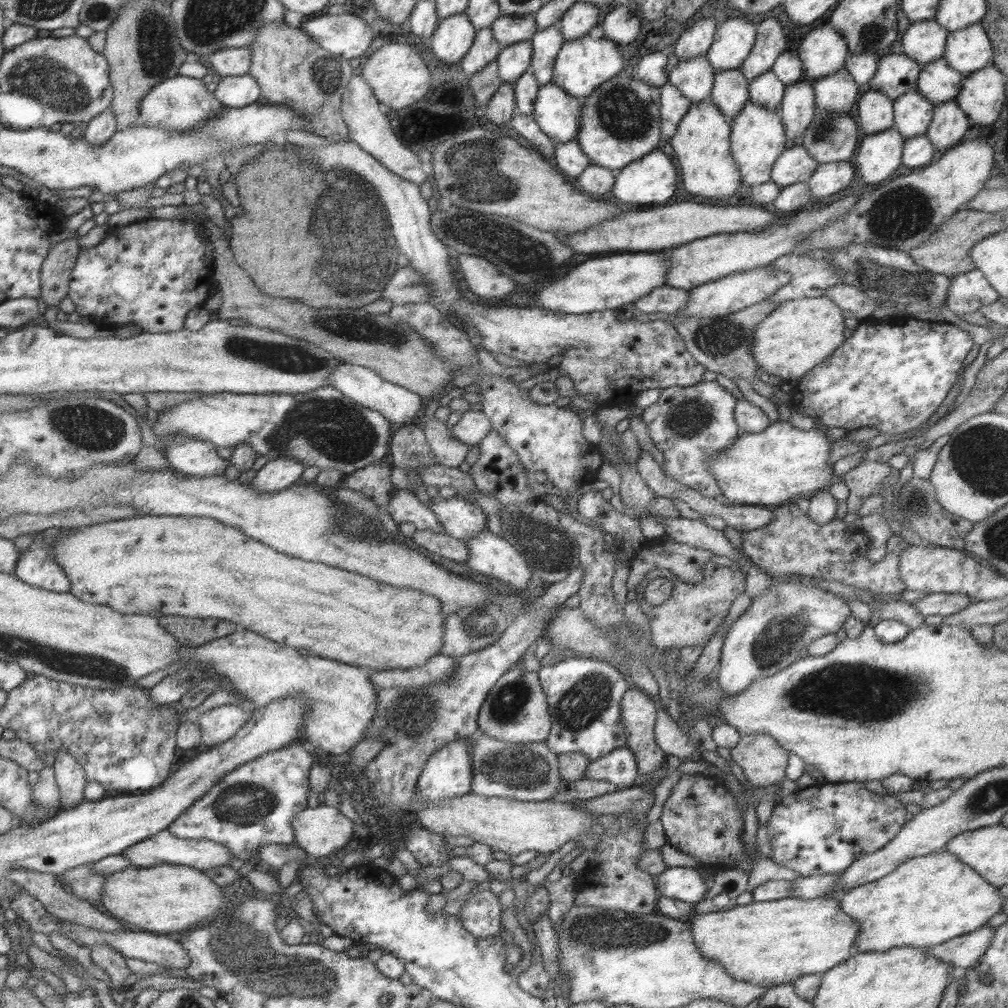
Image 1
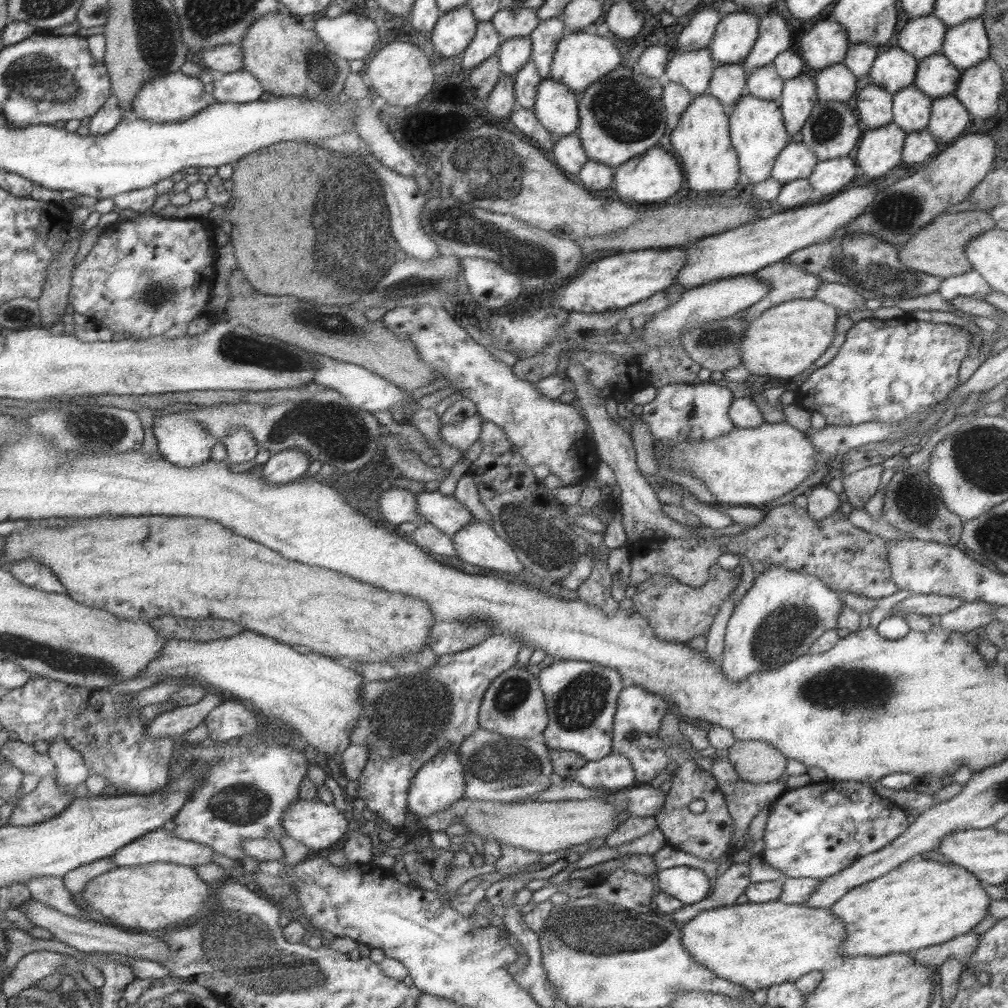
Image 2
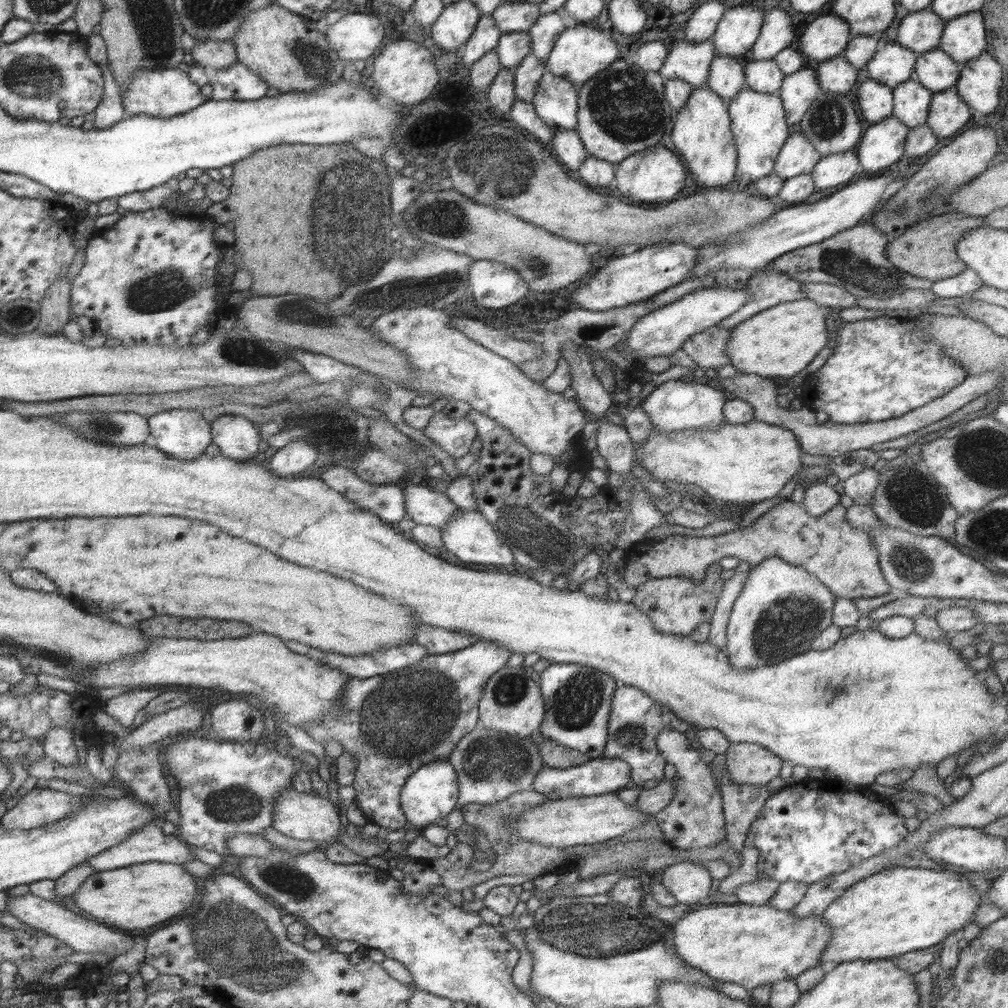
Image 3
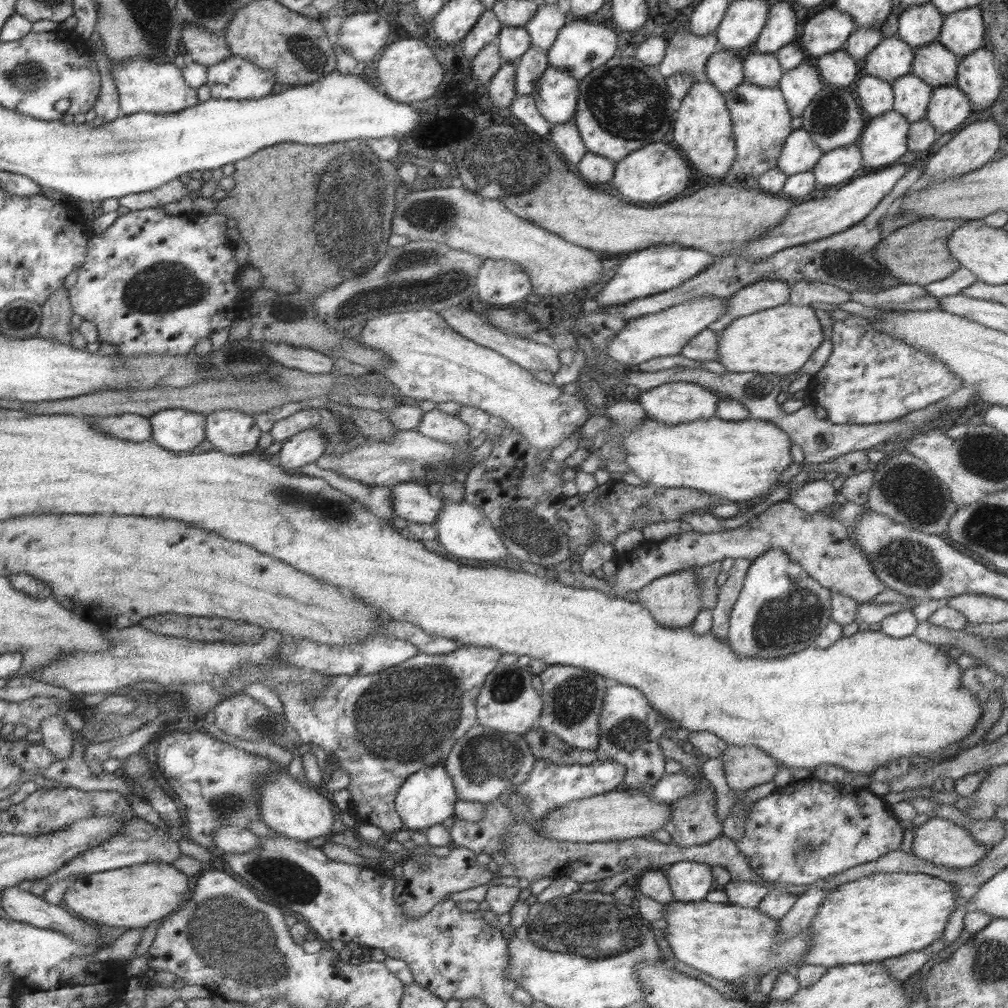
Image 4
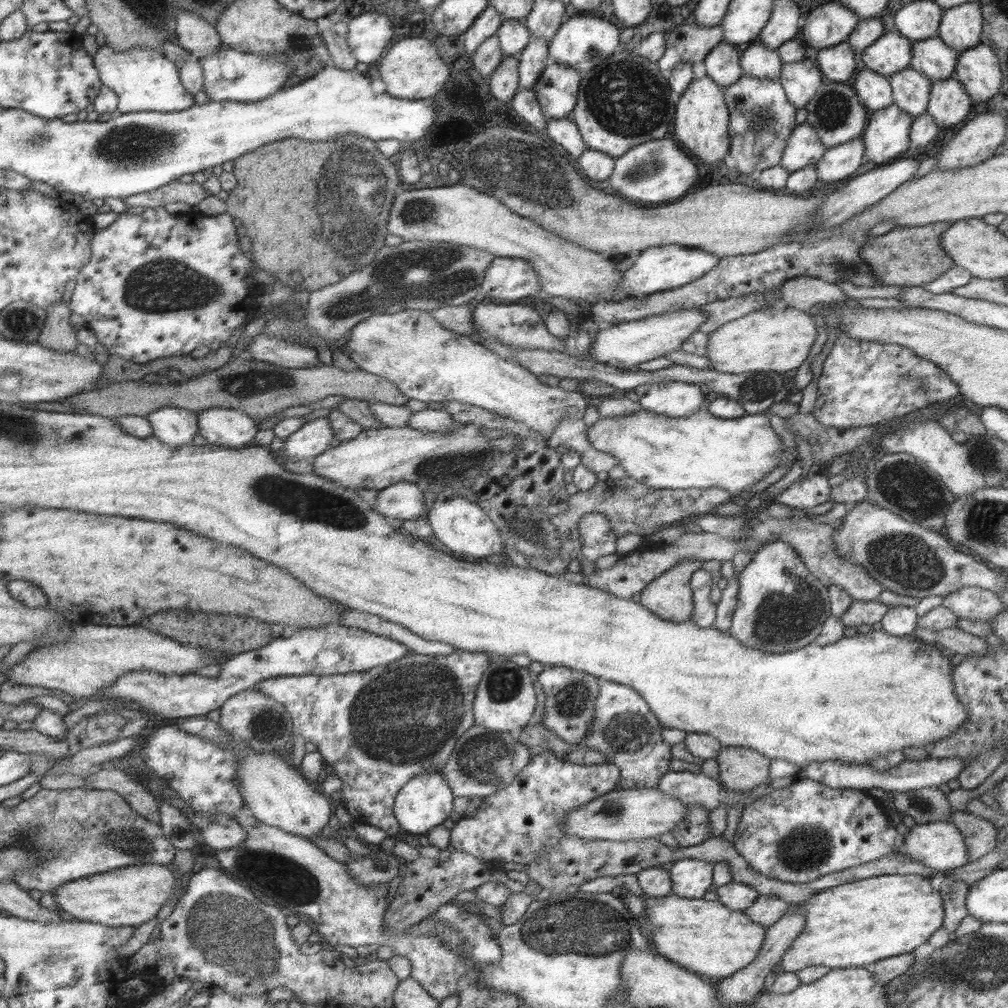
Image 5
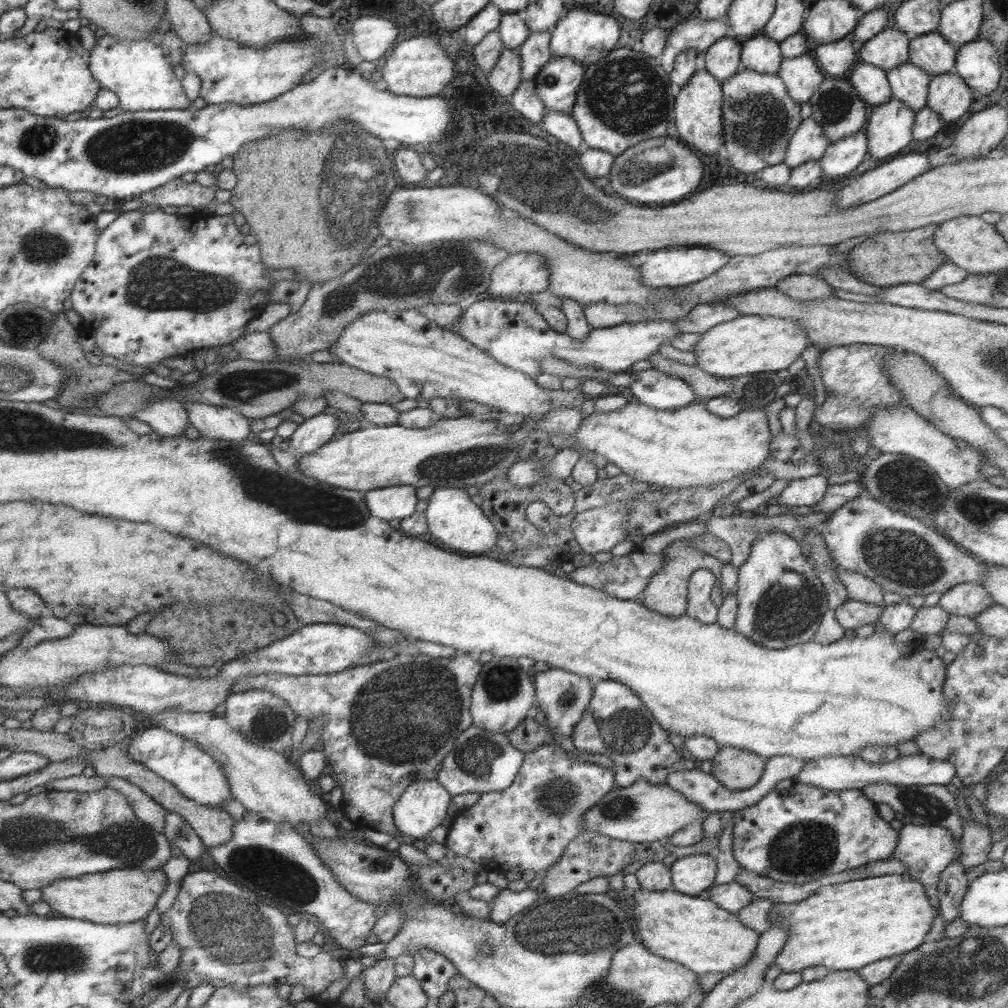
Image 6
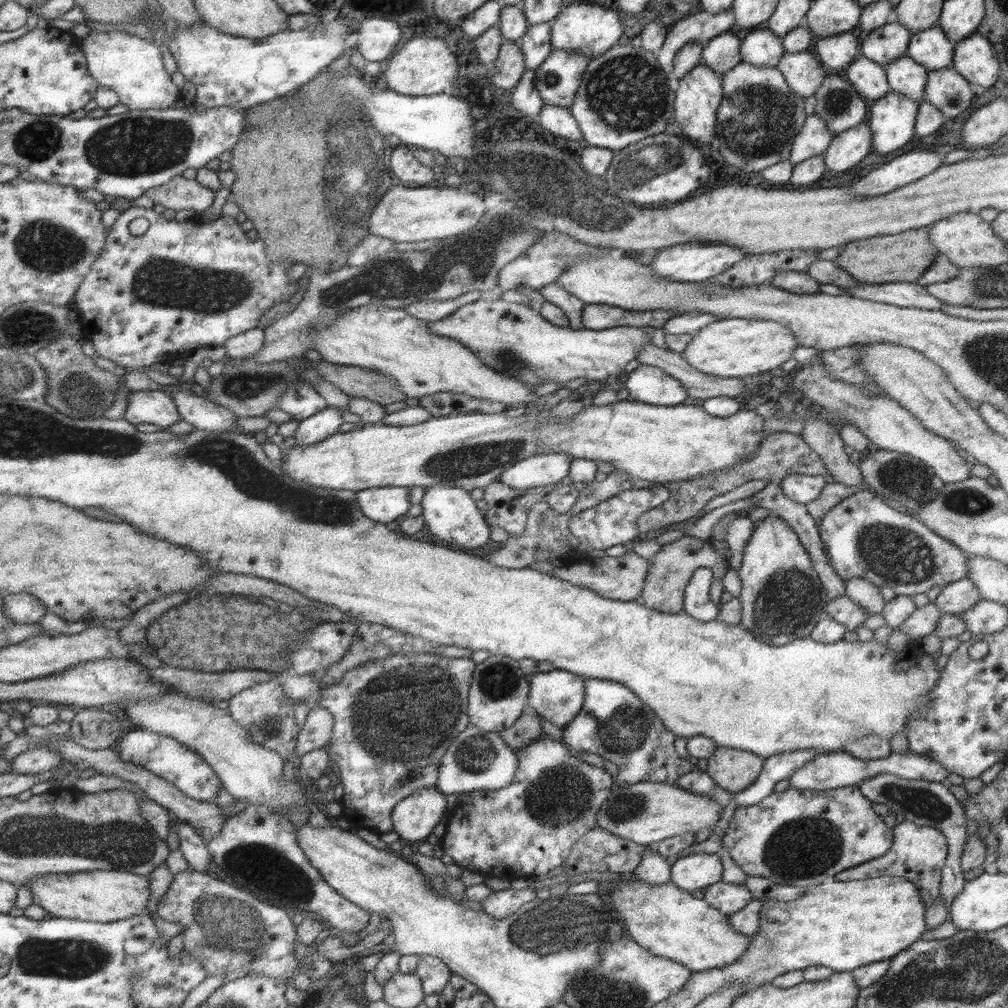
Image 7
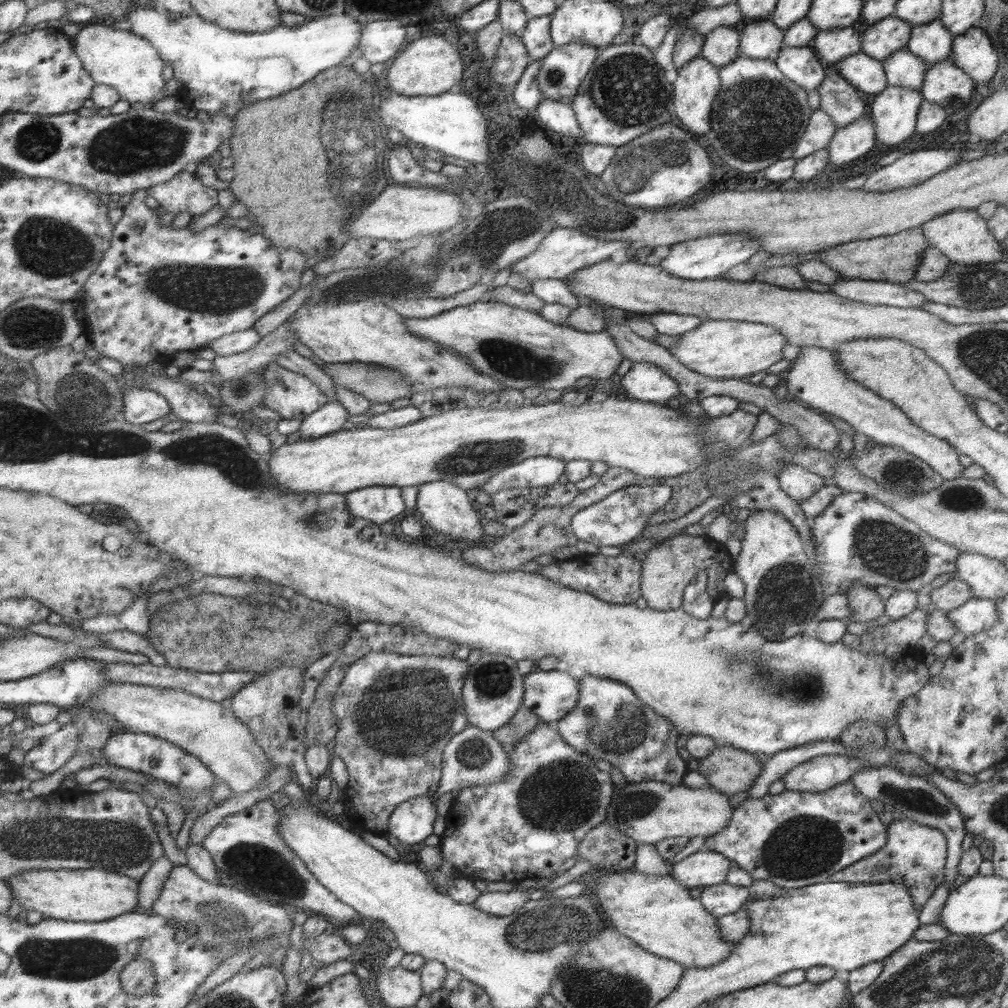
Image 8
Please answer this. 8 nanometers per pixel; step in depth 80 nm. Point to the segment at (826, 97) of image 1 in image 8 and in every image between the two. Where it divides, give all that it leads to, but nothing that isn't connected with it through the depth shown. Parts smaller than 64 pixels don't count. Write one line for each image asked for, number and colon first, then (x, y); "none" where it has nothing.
2: (835, 83)
3: (835, 75)
4: (837, 68)
5: (837, 63)
6: (836, 57)
7: (836, 51)
8: (834, 44)

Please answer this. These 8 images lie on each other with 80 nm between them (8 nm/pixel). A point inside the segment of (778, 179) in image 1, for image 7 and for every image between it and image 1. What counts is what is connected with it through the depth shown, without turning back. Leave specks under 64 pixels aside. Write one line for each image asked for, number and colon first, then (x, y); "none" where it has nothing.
2: (795, 161)
3: (797, 156)
4: (799, 154)
5: (802, 148)
6: (807, 143)
7: (814, 138)

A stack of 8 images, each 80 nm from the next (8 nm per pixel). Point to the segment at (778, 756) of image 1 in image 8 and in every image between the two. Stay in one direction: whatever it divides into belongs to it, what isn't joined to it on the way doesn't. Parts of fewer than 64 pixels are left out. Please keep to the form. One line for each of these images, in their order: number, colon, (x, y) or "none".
2: (755, 761)
3: (746, 763)
4: (744, 767)
5: (739, 769)
6: (736, 769)
7: (732, 769)
8: (729, 770)

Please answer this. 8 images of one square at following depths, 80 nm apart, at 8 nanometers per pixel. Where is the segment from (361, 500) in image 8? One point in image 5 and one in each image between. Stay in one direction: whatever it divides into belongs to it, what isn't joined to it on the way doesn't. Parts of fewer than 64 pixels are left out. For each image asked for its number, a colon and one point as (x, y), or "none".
5: (404, 500)
6: (387, 503)
7: (382, 504)

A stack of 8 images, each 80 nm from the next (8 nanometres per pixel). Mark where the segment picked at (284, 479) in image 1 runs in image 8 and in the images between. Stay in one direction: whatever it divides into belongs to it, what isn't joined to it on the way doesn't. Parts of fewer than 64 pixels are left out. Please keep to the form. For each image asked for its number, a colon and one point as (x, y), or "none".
2: (288, 465)
3: (294, 459)
4: (305, 446)
5: (313, 437)
6: (311, 433)
7: (314, 428)
8: (332, 416)

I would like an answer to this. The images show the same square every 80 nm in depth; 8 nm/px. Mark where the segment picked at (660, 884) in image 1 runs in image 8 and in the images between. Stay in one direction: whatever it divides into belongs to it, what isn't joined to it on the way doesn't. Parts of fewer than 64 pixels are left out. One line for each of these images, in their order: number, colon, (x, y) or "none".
2: (688, 885)
3: (690, 884)
4: (689, 881)
5: (690, 878)
6: (694, 873)
7: (696, 871)
8: (702, 868)

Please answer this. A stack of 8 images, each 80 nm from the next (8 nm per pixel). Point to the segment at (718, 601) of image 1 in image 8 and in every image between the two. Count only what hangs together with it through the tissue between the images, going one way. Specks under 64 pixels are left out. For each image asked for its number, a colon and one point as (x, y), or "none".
2: (675, 612)
3: (674, 605)
4: (673, 600)
5: (668, 596)
6: (666, 592)
7: (669, 570)
8: (669, 565)

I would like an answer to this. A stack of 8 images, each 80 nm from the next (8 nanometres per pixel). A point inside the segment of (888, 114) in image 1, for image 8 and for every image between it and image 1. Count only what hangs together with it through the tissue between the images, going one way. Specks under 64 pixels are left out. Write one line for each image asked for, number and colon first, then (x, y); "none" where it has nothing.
2: (874, 104)
3: (874, 99)
4: (875, 94)
5: (873, 89)
6: (870, 83)
7: (868, 78)
8: (864, 73)

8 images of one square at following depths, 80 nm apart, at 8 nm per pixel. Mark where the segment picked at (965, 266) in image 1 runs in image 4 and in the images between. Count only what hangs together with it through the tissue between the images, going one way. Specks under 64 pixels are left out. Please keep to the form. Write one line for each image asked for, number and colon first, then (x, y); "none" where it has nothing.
2: (938, 249)
3: (926, 249)
4: (916, 253)

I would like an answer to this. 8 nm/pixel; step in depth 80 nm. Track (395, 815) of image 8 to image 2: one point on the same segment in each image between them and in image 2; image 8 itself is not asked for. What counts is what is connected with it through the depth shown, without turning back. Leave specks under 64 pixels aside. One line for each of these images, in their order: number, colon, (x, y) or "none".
2: (437, 784)
3: (428, 794)
4: (426, 797)
5: (425, 801)
6: (421, 807)
7: (413, 818)

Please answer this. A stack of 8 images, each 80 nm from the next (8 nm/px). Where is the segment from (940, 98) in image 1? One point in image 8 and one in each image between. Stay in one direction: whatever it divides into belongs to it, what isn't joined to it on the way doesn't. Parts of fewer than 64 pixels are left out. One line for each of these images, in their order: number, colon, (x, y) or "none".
2: (935, 76)
3: (934, 69)
4: (933, 63)
5: (931, 57)
6: (931, 52)
7: (930, 47)
8: (931, 42)

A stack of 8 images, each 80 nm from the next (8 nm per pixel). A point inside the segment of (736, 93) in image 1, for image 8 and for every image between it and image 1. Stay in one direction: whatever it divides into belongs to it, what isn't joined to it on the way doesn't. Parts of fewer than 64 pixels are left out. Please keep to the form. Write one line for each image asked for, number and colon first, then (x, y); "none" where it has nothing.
2: (727, 83)
3: (725, 76)
4: (723, 70)
5: (722, 63)
6: (722, 57)
7: (722, 52)
8: (720, 46)

